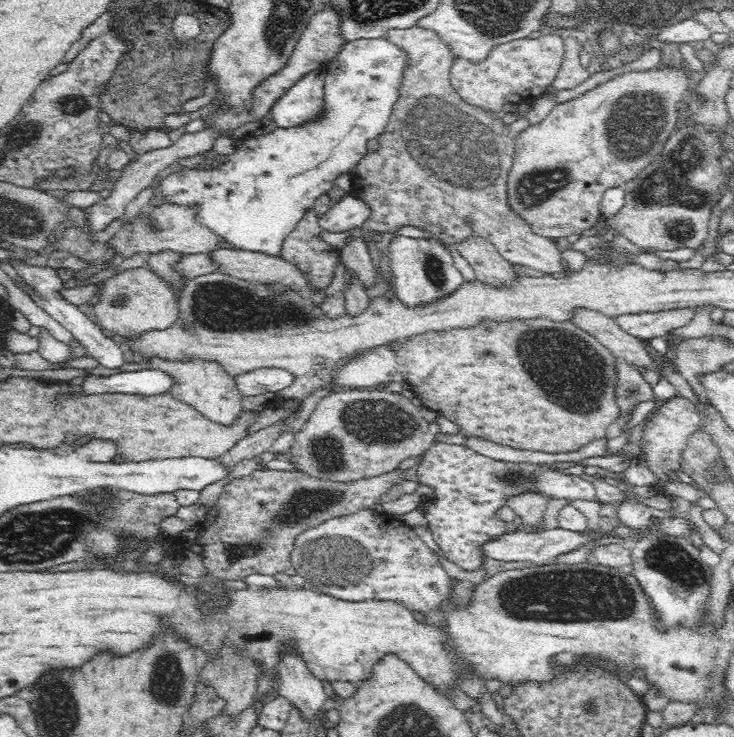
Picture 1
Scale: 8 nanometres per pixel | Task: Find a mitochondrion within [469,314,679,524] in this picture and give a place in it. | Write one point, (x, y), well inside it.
(569, 370)

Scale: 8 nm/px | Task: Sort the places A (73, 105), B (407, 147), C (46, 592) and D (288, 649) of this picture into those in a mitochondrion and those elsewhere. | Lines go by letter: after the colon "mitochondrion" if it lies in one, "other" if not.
A: mitochondrion
B: mitochondrion
C: other
D: other

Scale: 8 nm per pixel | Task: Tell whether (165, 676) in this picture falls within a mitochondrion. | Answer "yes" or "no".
yes

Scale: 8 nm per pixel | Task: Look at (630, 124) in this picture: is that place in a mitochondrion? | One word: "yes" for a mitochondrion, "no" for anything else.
yes

